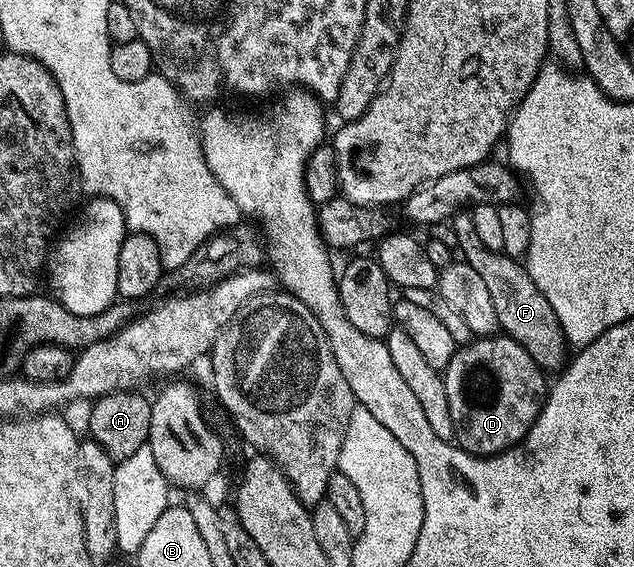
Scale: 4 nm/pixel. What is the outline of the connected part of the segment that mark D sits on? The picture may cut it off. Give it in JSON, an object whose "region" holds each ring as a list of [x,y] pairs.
{"region":[[[481,337],[456,348],[442,379],[445,395],[449,395],[449,415],[453,415],[454,440],[459,448],[479,457],[492,457],[519,444],[547,400],[549,381],[543,377],[546,377],[544,370],[512,337]]]}

